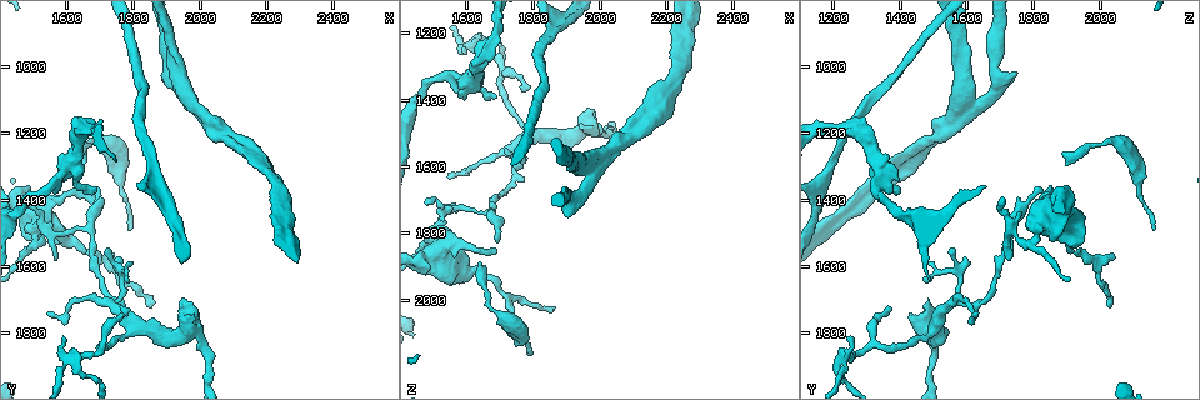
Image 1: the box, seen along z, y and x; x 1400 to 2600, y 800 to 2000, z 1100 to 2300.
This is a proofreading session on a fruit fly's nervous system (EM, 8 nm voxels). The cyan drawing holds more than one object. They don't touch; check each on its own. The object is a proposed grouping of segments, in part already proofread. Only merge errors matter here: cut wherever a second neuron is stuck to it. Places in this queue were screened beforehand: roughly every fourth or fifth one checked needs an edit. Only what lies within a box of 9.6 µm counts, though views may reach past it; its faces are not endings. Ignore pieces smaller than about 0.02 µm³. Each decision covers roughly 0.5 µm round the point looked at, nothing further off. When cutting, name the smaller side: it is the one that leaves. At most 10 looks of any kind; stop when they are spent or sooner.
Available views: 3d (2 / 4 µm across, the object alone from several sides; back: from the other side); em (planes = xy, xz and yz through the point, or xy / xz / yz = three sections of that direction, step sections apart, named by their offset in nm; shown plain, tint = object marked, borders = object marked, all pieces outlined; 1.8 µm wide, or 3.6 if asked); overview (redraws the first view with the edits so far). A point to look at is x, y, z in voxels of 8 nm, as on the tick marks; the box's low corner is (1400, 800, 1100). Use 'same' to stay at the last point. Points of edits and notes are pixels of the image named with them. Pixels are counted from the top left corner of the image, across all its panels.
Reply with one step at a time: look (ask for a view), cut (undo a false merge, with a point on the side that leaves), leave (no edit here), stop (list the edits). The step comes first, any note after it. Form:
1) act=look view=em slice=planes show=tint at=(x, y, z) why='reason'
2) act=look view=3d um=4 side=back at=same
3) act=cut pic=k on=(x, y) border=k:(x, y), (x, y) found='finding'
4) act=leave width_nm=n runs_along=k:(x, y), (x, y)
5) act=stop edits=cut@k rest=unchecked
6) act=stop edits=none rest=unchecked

act=look view=3d um=2 at=(1610, 1870, 1240)

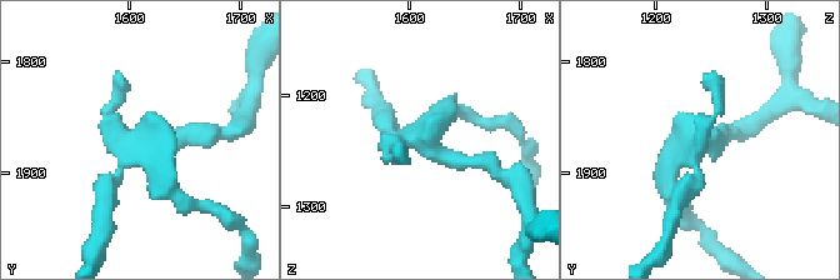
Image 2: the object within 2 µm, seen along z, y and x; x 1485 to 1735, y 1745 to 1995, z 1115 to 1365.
act=look view=em slice=planes show=borders at=(1618, 1872, 1236)

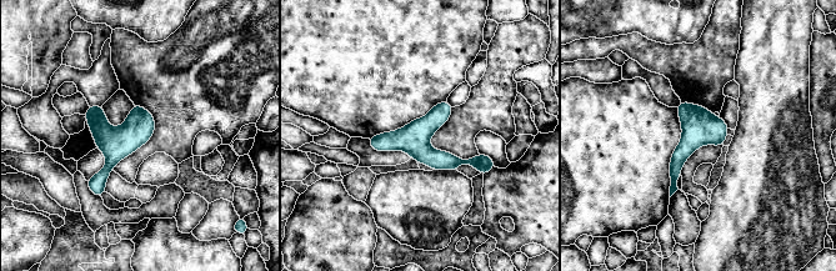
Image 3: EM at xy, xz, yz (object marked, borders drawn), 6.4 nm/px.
act=leave width_nm=200 runs_along=3:(373, 140), (490, 162) found='one neuron here'

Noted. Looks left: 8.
act=look view=em slice=xy step=4 show=tint at=(1610, 1290, 1340) why='abrupt turn'

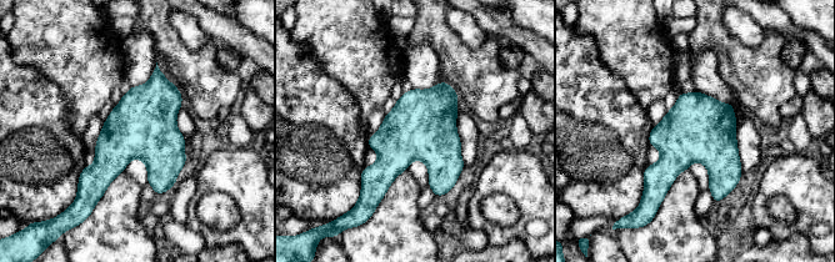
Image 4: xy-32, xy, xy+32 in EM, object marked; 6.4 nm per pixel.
act=look view=em slice=planes show=borders at=same

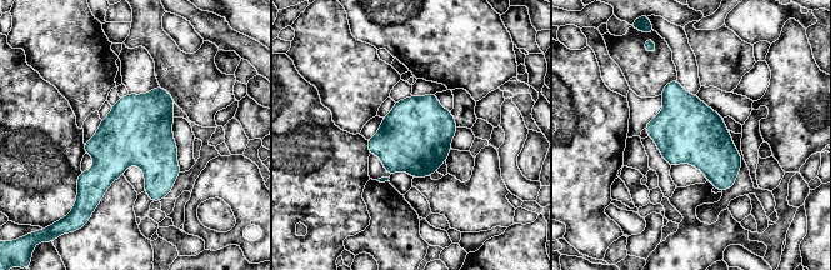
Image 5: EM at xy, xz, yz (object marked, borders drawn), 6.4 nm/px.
act=leave width_nm=400 found='continuous, no second neuron'

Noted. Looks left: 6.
act=look view=3d um=4 at=(1760, 1320, 2120) why='thick turns thin'

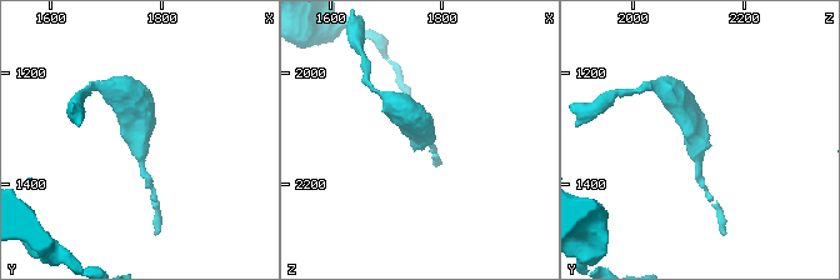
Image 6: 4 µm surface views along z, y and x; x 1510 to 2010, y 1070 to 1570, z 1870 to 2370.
act=look view=em slice=yz step=8 show=tint at=(1755, 1325, 2115)

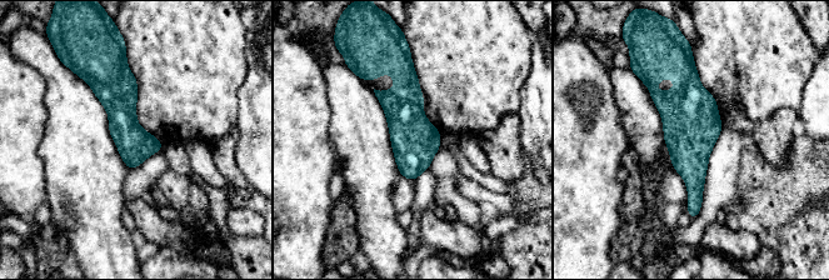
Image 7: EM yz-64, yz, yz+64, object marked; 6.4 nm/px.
act=look view=em slice=planes show=tint at=same why='another direction'

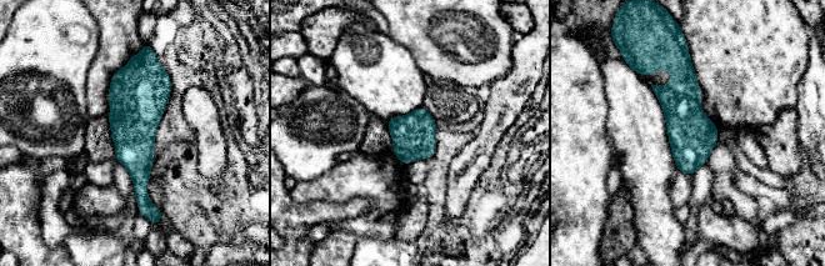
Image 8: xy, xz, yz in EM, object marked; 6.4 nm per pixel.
act=leave found='one neuron here'

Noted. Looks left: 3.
act=look view=em slice=planes show=tint at=(2080, 1200, 1510)

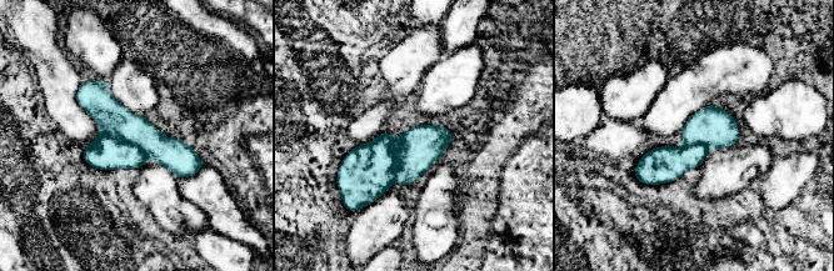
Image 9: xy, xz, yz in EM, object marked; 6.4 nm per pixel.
act=cut pic=9 on=(366, 171) width_nm=280 border=9:(399, 139), (395, 154), (394, 180) found='a second neuron is stuck on'

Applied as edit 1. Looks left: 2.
act=stop edits=cut@9 rest=unchecked

